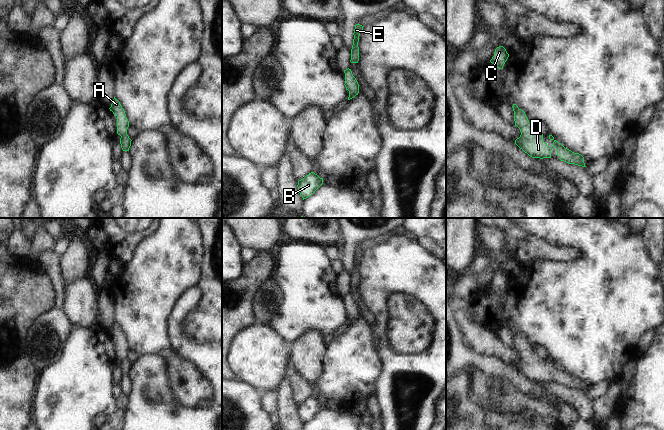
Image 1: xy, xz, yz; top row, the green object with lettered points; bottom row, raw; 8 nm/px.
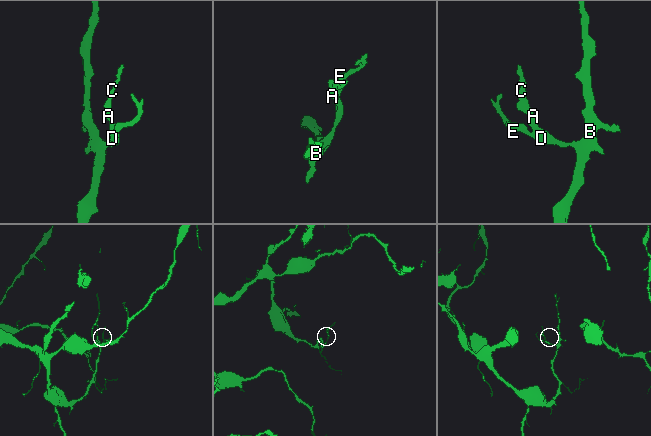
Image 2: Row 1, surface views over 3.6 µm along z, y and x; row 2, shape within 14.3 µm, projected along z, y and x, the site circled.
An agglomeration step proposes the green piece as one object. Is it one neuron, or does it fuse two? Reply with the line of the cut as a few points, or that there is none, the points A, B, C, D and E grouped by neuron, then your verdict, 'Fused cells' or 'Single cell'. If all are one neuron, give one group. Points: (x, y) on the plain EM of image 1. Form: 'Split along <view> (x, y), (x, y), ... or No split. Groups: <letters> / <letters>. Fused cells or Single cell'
No split. Groups: A B C D E. Single cell.

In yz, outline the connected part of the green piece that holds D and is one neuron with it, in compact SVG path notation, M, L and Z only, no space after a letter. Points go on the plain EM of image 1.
M513 328L512 332L515 350L521 356L520 361L515 364L515 368L532 382L551 382L551 371L543 365L540 353L529 346L525 336L516 328Z

